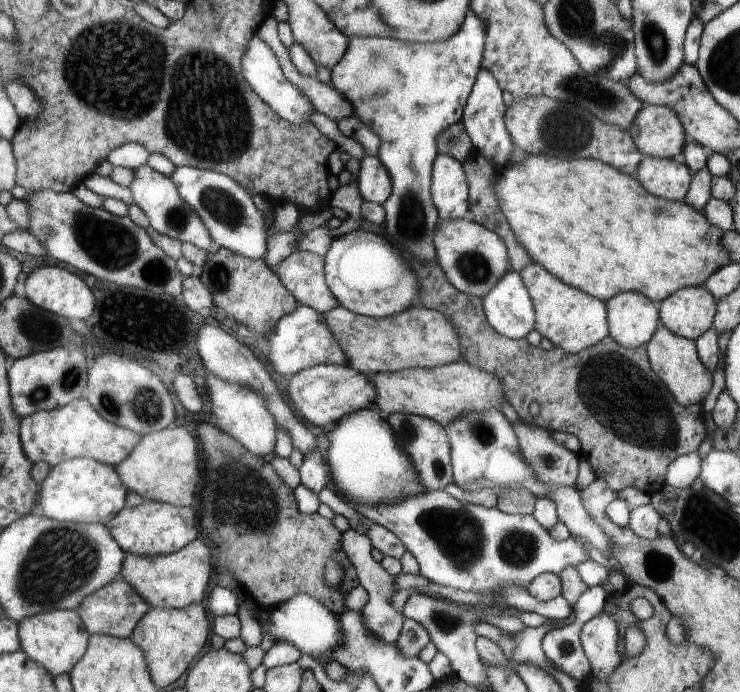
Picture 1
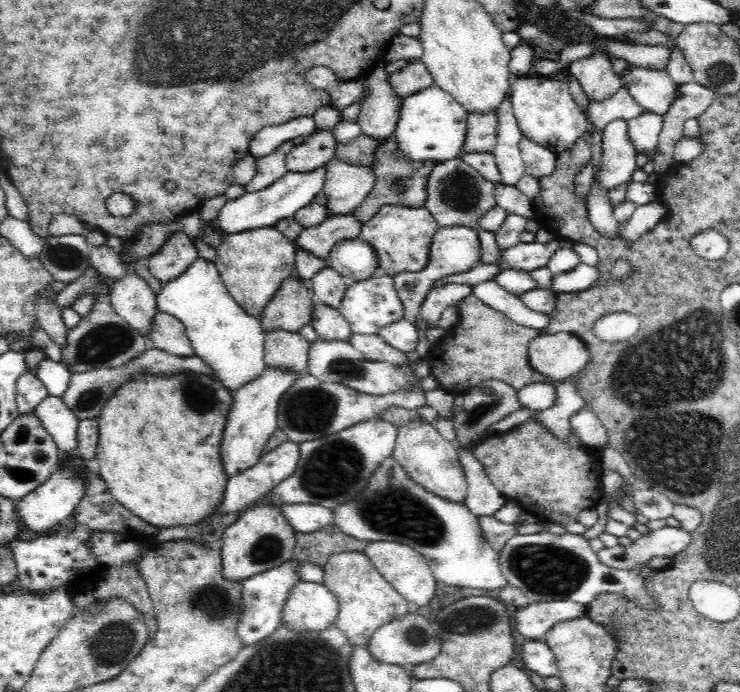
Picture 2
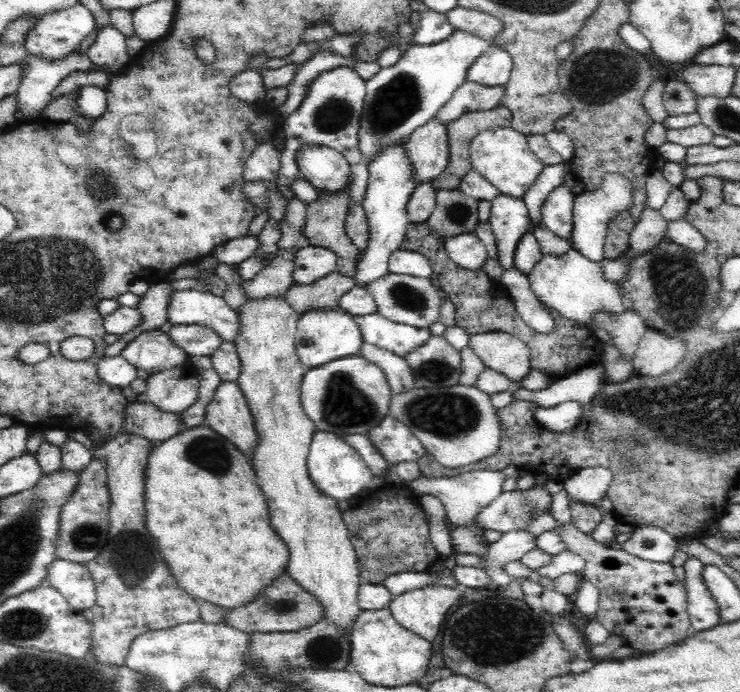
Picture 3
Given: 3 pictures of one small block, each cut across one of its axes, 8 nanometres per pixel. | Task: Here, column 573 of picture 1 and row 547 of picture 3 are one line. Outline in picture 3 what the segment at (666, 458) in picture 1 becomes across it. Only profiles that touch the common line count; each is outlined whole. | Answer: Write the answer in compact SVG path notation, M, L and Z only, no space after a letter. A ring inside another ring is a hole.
M382 482L379 487L369 489L360 495L355 506L343 511L342 518L349 529L349 538L357 555L362 582L383 584L386 578L394 574L427 572L442 560L439 550L431 540L429 522L422 510L418 495L412 493L412 489L408 489L405 484Z

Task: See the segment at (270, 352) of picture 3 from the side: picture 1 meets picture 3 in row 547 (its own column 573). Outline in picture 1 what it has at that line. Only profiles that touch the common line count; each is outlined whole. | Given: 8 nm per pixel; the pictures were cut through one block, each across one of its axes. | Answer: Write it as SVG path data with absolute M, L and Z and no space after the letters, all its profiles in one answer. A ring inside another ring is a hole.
M531 261L519 274L531 294L536 312L535 330L541 337L545 337L566 353L577 353L608 335L607 306L602 301L564 284L547 269Z

